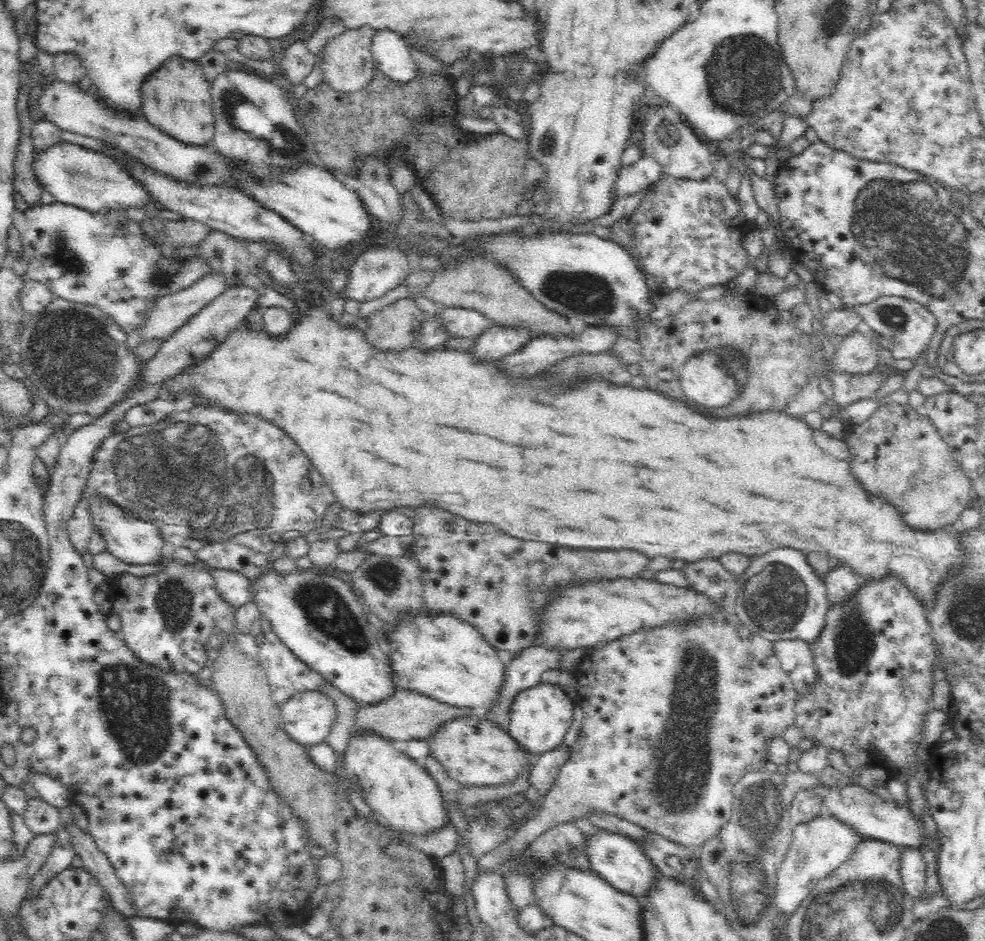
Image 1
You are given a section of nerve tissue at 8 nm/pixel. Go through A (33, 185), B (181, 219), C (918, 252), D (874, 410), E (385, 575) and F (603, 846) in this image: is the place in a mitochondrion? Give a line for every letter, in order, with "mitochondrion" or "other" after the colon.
A: other
B: other
C: mitochondrion
D: other
E: mitochondrion
F: other

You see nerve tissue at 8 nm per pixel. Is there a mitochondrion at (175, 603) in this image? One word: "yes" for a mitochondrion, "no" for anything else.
yes

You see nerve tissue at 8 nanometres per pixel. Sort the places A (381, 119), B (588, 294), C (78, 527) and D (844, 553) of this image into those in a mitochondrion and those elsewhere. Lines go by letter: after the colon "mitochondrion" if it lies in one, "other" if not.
A: other
B: mitochondrion
C: other
D: other

